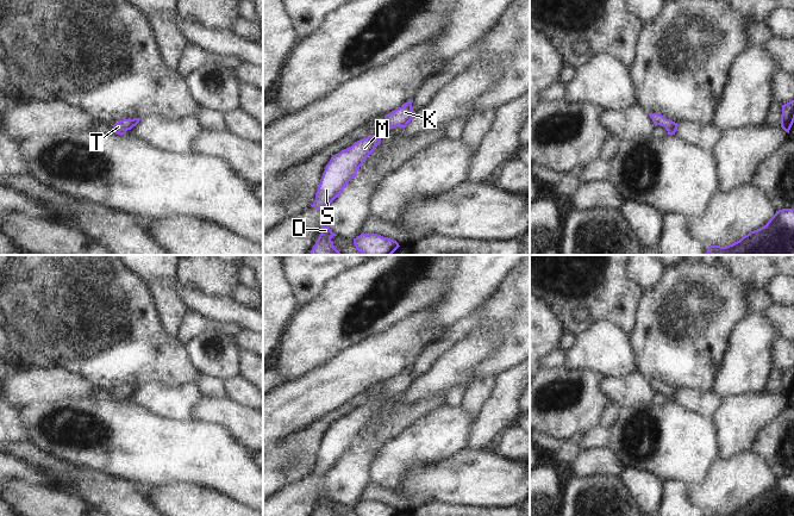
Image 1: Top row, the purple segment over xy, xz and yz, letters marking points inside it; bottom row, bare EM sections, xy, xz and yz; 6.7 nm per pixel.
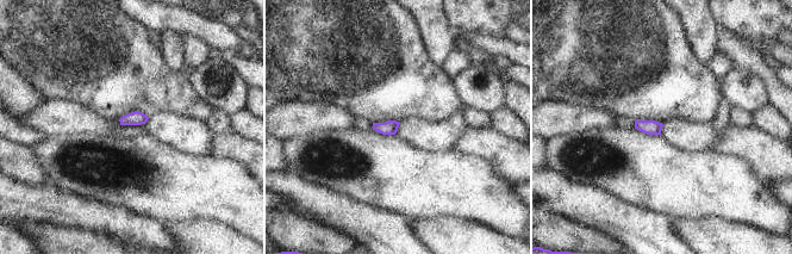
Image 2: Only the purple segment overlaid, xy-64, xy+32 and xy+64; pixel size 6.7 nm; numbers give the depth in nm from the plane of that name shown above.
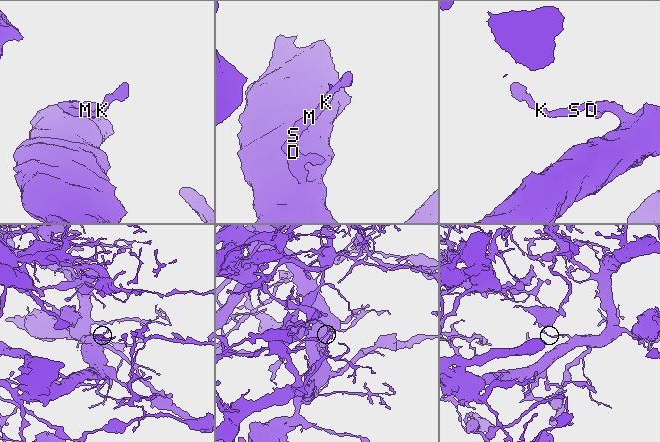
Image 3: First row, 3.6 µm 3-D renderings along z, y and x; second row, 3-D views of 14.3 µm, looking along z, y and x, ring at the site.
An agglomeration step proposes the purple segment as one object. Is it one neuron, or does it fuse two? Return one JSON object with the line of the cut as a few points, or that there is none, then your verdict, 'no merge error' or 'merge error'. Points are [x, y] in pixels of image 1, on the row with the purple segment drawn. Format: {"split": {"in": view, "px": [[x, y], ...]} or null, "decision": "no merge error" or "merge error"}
{"split": null, "decision": "no merge error"}

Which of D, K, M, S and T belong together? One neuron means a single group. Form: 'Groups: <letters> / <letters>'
Groups: D K M S T.

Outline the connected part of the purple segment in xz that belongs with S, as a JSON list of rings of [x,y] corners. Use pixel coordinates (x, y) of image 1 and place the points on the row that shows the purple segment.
[[[379,136],[364,137],[333,155],[323,173],[312,207],[324,211],[357,175],[358,168],[381,143]]]

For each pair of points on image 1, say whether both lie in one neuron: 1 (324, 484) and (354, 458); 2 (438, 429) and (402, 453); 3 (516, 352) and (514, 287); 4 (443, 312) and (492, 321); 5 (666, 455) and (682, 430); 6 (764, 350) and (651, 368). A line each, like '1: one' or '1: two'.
1: one
2: one
3: one
4: two
5: one
6: two

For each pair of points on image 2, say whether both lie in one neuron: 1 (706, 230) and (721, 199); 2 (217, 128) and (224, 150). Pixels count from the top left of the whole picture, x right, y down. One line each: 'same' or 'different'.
1: different
2: different

